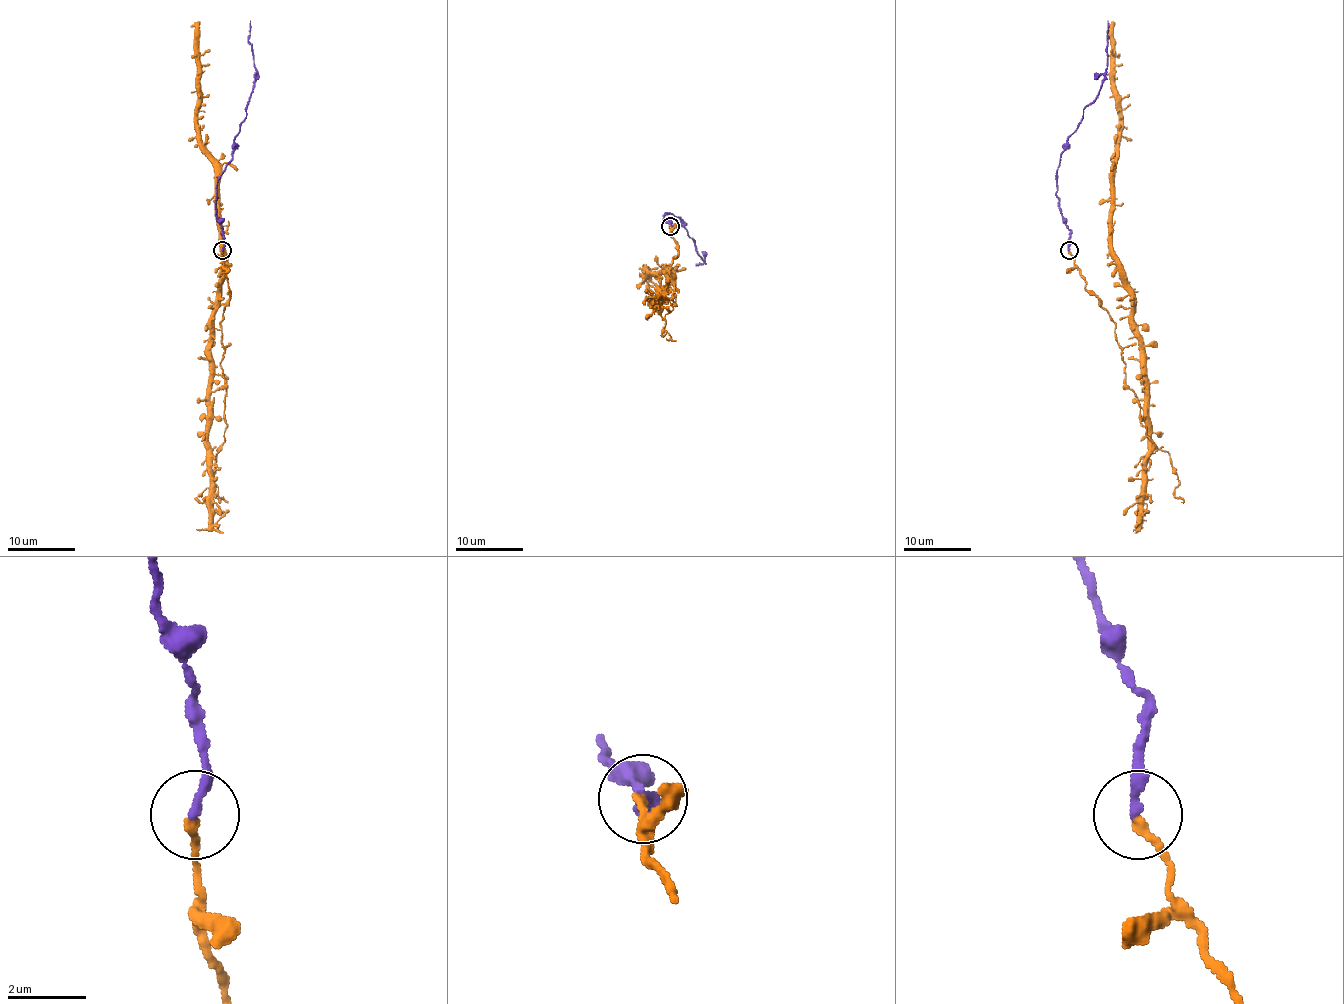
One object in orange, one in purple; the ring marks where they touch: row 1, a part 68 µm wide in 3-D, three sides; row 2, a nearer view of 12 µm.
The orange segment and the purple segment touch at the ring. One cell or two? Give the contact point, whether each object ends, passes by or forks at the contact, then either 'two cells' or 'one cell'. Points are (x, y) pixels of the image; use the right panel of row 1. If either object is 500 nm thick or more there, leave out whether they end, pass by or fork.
at (1069, 250); orange ends there; purple ends there; one cell

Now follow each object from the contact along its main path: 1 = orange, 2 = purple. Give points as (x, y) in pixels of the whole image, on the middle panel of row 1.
1: (670, 225), (678, 252), (668, 273), (672, 296), (658, 302), (672, 271), (646, 278), (643, 268)
2: (670, 225), (663, 217), (665, 213), (680, 218), (702, 257), (702, 264), (699, 264)

